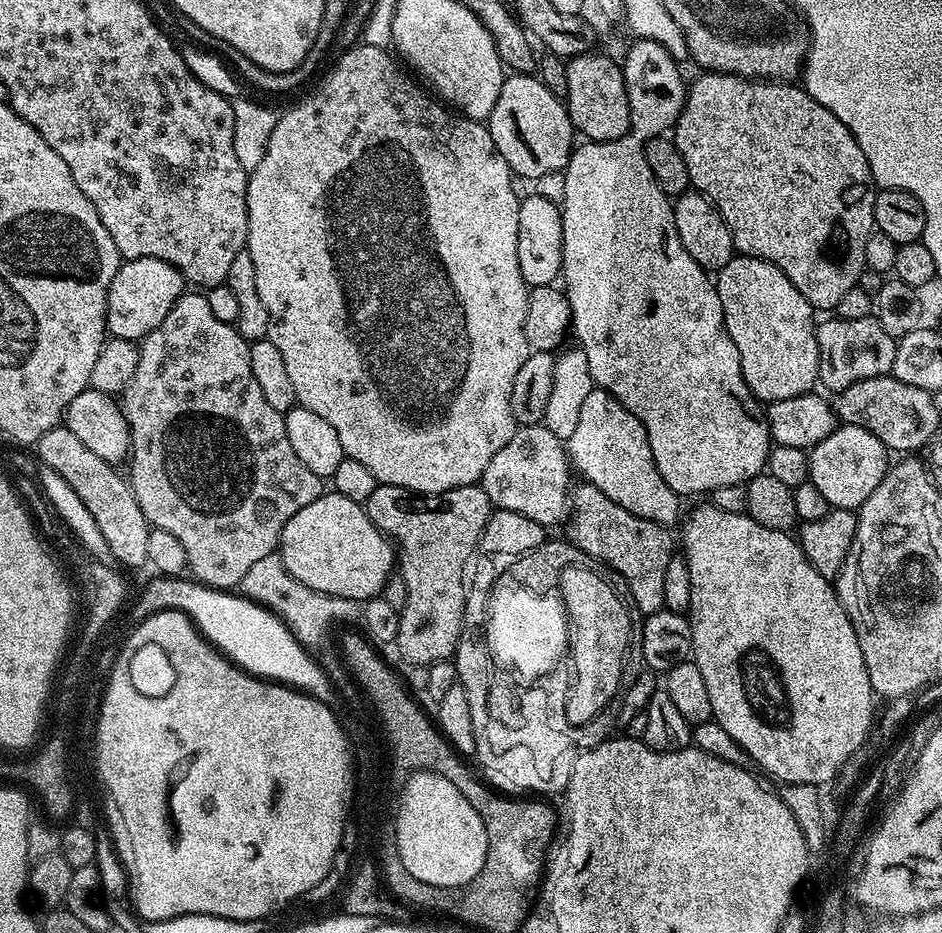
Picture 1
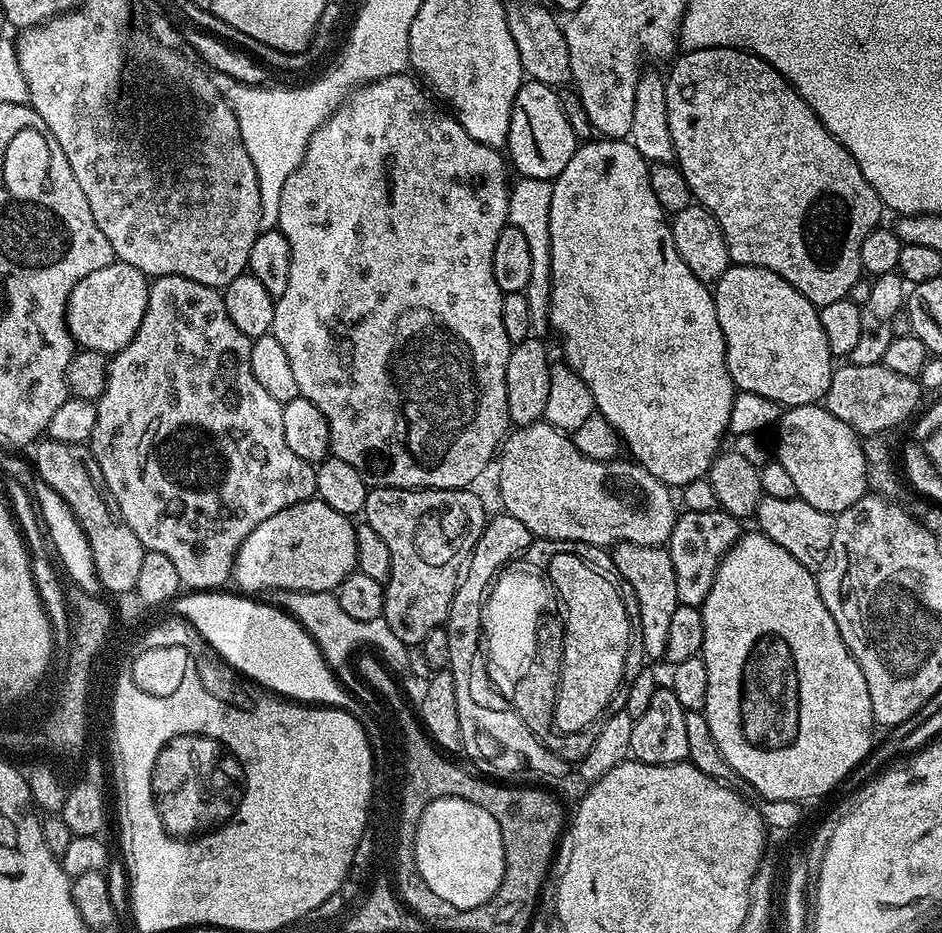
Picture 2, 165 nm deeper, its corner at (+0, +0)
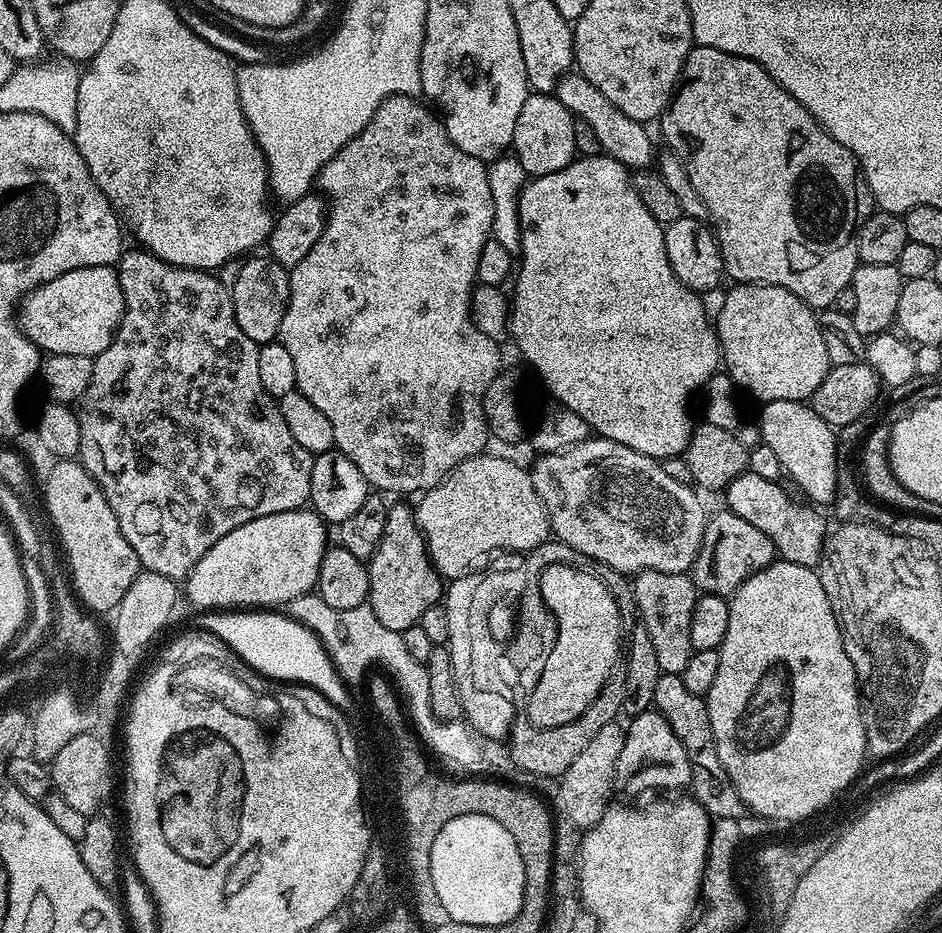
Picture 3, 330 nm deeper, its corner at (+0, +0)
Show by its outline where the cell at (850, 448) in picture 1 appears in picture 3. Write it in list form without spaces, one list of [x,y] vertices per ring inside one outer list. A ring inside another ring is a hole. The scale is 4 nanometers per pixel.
[[[774,399],[765,401],[761,405],[761,412],[760,417],[758,417],[758,423],[760,426],[760,429],[762,430],[762,436],[763,436],[763,443],[766,444],[768,447],[770,447],[770,450],[773,450],[774,454],[778,457],[778,462],[780,462],[785,470],[785,473],[787,474],[788,478],[792,478],[795,482],[795,484],[807,495],[805,496],[811,503],[814,503],[818,506],[824,506],[820,504],[828,504],[831,505],[835,501],[836,497],[836,469],[838,467],[838,459],[836,460],[836,446],[838,447],[838,438],[835,434],[835,431],[833,430],[831,425],[828,425],[824,419],[821,418],[820,415],[817,414],[816,411],[814,411],[811,408],[811,405],[802,403],[799,400],[792,400],[792,399]]]

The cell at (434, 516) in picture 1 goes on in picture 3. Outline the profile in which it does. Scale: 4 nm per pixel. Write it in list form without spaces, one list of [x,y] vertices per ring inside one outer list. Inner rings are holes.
[[[392,504],[386,518],[386,530],[378,550],[374,550],[371,560],[367,561],[370,590],[368,605],[374,610],[382,626],[404,634],[407,628],[415,629],[422,614],[430,606],[441,603],[445,595],[446,584],[428,556],[428,547],[424,545],[424,535],[416,521],[415,511],[404,504]]]

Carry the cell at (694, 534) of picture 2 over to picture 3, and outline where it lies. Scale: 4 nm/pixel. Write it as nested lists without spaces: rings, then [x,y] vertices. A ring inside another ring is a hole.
[[[721,510],[713,516],[711,513],[704,521],[702,546],[698,550],[698,558],[692,563],[690,575],[701,593],[709,592],[728,598],[747,576],[762,570],[777,556],[774,542],[770,542],[770,538],[766,538],[762,530],[757,530],[755,526],[750,526],[750,522],[738,518],[738,514]]]

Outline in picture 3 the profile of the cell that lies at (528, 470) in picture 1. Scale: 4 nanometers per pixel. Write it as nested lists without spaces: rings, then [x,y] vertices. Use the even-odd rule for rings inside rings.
[[[589,438],[576,445],[571,445],[561,452],[545,452],[535,458],[537,460],[530,464],[534,490],[538,490],[538,498],[543,502],[544,509],[548,511],[550,532],[555,539],[561,540],[563,544],[574,546],[574,550],[625,574],[635,574],[646,570],[687,573],[691,569],[692,563],[698,558],[698,550],[702,546],[706,511],[704,512],[699,498],[695,496],[697,493],[687,484],[674,482],[674,478],[670,478],[670,474],[666,474],[661,461],[652,460],[646,454],[638,454],[638,450],[630,450],[630,446],[622,446],[618,442],[603,438]]]

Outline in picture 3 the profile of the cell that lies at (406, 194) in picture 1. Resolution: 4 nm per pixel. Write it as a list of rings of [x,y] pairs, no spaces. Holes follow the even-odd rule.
[[[392,96],[382,102],[362,134],[342,146],[342,150],[338,150],[338,154],[326,162],[318,177],[318,188],[328,205],[328,225],[324,228],[322,238],[314,242],[314,250],[310,250],[310,254],[306,254],[306,258],[302,258],[302,262],[291,269],[288,305],[286,314],[282,314],[278,337],[279,343],[286,346],[286,351],[294,361],[296,391],[310,398],[310,402],[314,402],[314,406],[326,414],[334,429],[335,451],[346,454],[346,458],[350,458],[350,462],[362,470],[369,485],[385,493],[423,494],[436,484],[441,484],[462,462],[471,456],[481,455],[487,449],[484,447],[490,441],[490,433],[484,417],[484,399],[490,382],[494,382],[494,378],[502,371],[501,345],[486,338],[472,317],[472,290],[478,283],[478,258],[482,254],[482,246],[486,246],[492,236],[494,222],[494,203],[487,181],[488,164],[458,150],[458,146],[454,146],[446,134],[441,117],[427,103],[424,105],[420,102],[415,96]]]

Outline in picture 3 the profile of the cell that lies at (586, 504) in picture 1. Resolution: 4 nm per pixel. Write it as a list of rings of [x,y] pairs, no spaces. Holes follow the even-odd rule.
[[[658,570],[637,572],[632,580],[632,589],[636,611],[654,644],[661,673],[669,672],[679,676],[686,670],[686,662],[690,662],[694,651],[690,640],[690,618],[694,615],[698,589],[693,584],[691,575]]]

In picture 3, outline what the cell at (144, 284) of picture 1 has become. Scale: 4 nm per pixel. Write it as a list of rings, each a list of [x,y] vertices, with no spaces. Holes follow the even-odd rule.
[[[107,264],[70,270],[29,292],[18,305],[20,328],[44,354],[82,354],[95,358],[110,346],[123,317],[120,274]]]

